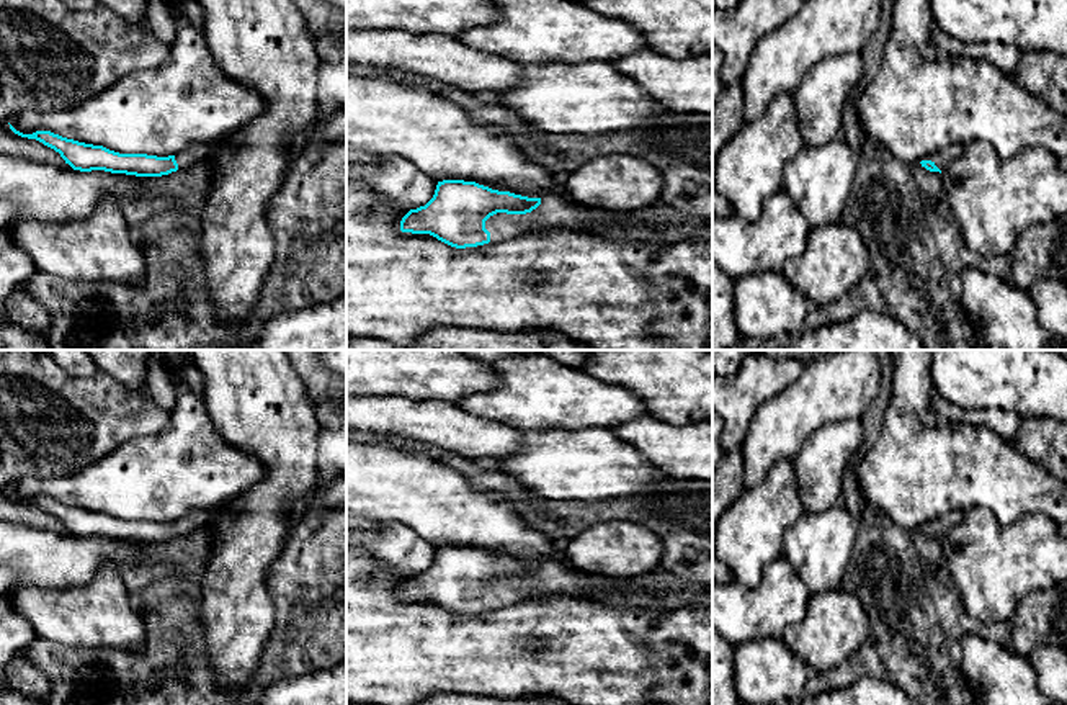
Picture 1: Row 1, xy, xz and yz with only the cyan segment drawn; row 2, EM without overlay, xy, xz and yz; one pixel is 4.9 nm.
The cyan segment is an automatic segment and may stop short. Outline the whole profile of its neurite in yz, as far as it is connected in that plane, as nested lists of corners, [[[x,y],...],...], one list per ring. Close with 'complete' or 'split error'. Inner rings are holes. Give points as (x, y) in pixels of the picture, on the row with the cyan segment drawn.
[[[946,147],[943,150],[938,150],[931,155],[926,155],[920,164],[930,172],[940,172],[946,168],[958,155],[958,150],[954,147]]] | split error

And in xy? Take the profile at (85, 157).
[[[11,124],[10,129],[28,139],[36,139],[54,149],[74,170],[92,172],[105,170],[111,173],[126,173],[136,177],[162,177],[178,168],[190,168],[196,160],[208,159],[216,142],[190,147],[176,155],[157,157],[147,154],[119,154],[103,146],[93,146],[62,137],[51,131],[36,131],[23,134]]] | split error

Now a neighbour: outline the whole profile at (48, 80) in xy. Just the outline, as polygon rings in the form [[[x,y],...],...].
[[[0,0],[0,121],[10,121],[28,110],[78,108],[119,79],[158,69],[170,59],[170,46],[162,43],[147,25],[127,23],[100,3],[88,11],[80,11],[60,0]]]

